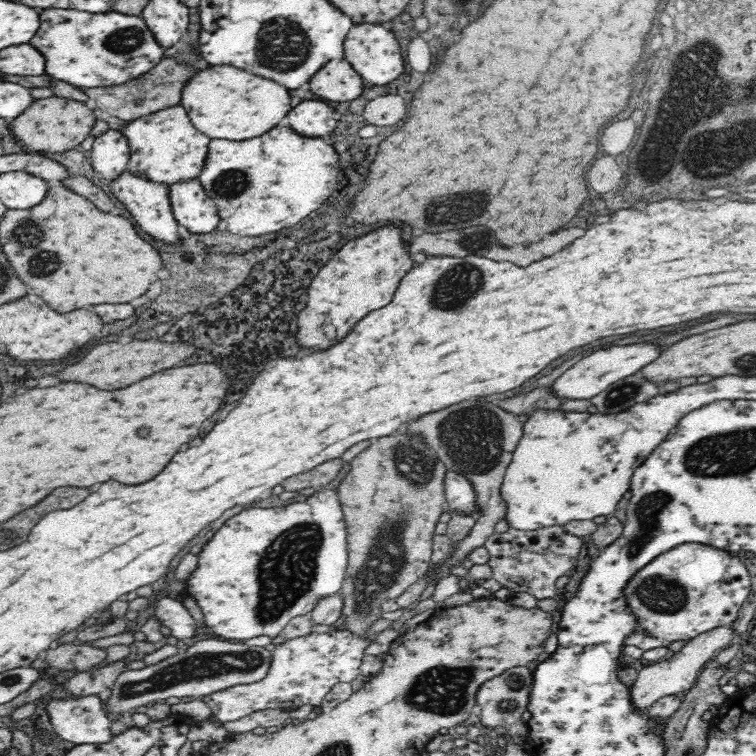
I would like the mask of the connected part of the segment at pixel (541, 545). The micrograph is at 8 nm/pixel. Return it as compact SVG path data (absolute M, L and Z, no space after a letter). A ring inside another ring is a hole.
M560 525L527 531L510 527L502 533L494 531L483 545L489 552L487 565L492 569L493 577L504 588L531 594L536 600L544 600L556 596L556 579L568 570L574 570L579 564L582 539L565 532Z

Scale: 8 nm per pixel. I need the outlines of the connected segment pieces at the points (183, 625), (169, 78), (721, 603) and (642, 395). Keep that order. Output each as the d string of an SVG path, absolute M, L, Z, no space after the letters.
M164 596L157 603L155 616L162 620L162 624L170 629L171 636L179 640L192 640L198 634L196 620L190 615L182 600Z
M164 55L161 61L155 64L148 72L122 84L109 87L83 88L82 91L89 96L90 102L88 104L93 109L98 108L98 110L106 112L108 116L111 116L111 122L122 124L141 116L154 114L154 112L180 105L184 86L200 70L194 64L190 64L190 61L180 62L176 56Z
M680 544L639 568L621 588L622 598L636 619L625 644L646 651L730 627L750 592L752 582L744 561L704 544Z
M634 374L626 380L620 380L618 384L612 384L598 396L590 400L600 414L618 414L626 410L628 406L634 406L638 402L646 402L648 398L654 398L658 394L656 386L642 380L640 374Z

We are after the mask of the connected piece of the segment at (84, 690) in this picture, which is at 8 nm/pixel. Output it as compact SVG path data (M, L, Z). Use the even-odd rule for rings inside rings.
M121 661L110 663L101 669L94 669L76 673L70 680L64 682L60 688L66 696L70 695L73 699L80 699L86 696L97 696L105 711L105 716L110 722L118 722L123 716L120 711L110 711L108 700L112 696L113 687L117 676L126 670Z

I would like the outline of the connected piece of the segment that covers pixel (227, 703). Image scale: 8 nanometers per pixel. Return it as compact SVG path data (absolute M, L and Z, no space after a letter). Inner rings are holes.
M345 629L341 631L310 632L306 636L286 639L271 651L268 672L262 680L252 684L238 684L226 690L211 692L201 696L217 720L223 723L241 719L257 710L294 710L304 704L320 706L326 694L338 682L350 683L360 674L360 663L364 650L376 642L377 635L356 635Z

